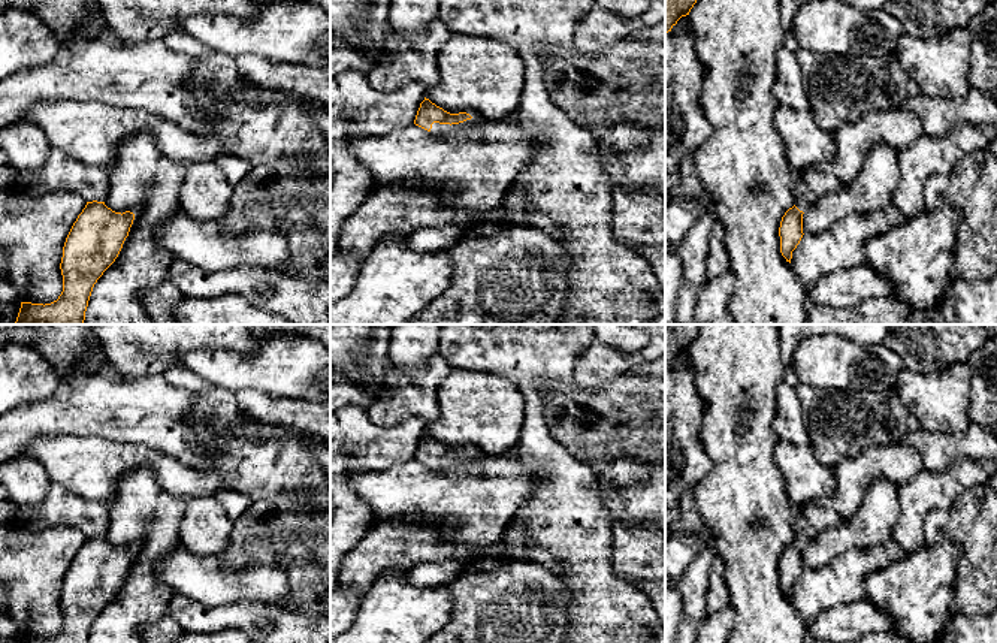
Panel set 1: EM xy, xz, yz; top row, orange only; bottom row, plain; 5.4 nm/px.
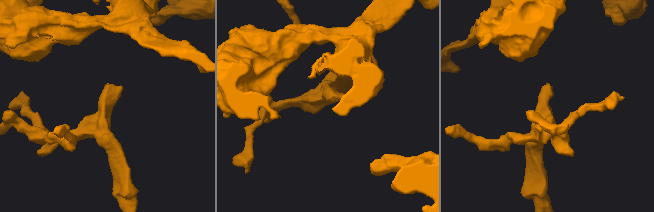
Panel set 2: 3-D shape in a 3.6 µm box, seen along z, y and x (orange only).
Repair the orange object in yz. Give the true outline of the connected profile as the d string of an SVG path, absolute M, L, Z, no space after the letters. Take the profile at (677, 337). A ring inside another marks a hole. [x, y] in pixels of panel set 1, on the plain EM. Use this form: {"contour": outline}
{"contour": "M665 324L665 368L677 359L682 351L689 350L700 332L700 324Z"}

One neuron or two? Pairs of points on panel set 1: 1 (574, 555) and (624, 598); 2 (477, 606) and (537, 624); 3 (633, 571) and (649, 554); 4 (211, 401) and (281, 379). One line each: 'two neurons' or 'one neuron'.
1: one neuron
2: one neuron
3: one neuron
4: two neurons

